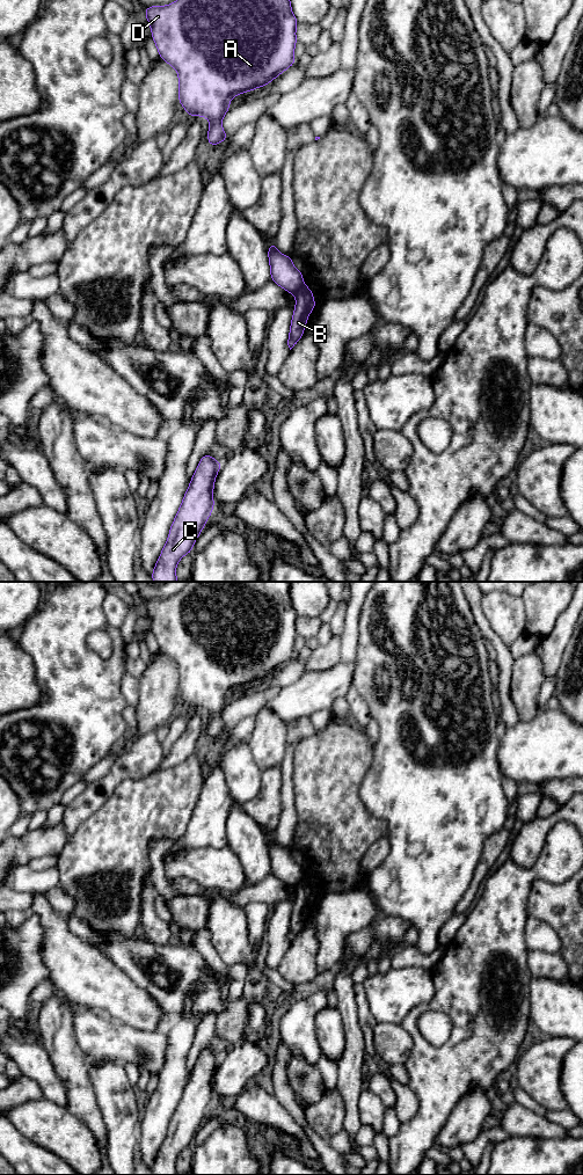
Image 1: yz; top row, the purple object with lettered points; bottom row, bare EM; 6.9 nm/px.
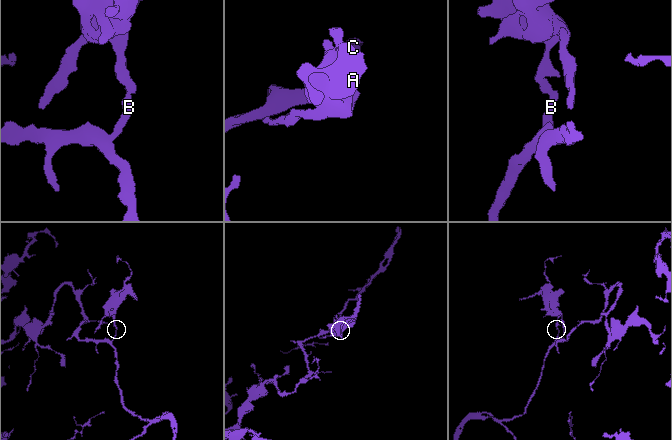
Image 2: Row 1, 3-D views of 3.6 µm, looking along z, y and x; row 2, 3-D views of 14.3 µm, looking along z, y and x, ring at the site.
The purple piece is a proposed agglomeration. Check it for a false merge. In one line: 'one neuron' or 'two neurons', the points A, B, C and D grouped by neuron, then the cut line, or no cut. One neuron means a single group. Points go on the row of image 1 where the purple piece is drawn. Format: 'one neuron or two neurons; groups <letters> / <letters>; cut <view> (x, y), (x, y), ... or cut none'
two neurons; groups A D / B C; cut yz (301, 284), (294, 293)

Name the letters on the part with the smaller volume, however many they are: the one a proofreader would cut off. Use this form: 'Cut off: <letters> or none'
Cut off: A, D

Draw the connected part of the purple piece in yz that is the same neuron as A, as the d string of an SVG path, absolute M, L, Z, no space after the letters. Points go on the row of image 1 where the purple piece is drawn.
M176 0L168 6L152 6L145 8L145 16L151 25L152 38L158 48L160 58L172 65L177 72L178 102L183 105L189 116L203 116L210 121L207 141L211 146L227 140L221 121L231 108L229 101L235 95L268 85L296 63L294 46L297 44L296 29L298 21L292 13L290 0Z

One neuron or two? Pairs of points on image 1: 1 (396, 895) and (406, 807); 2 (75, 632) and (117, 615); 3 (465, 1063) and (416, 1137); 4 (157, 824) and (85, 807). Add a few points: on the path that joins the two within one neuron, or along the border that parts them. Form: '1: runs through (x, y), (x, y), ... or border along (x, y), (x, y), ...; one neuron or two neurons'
1: runs through (406, 873), (406, 829); one neuron
2: border along (106, 593), (106, 620), (110, 626), (118, 628); two neurons
3: runs through (446, 1081), (438, 1089), (434, 1113), (430, 1118); one neuron
4: border along (115, 788), (114, 793), (78, 827); two neurons

